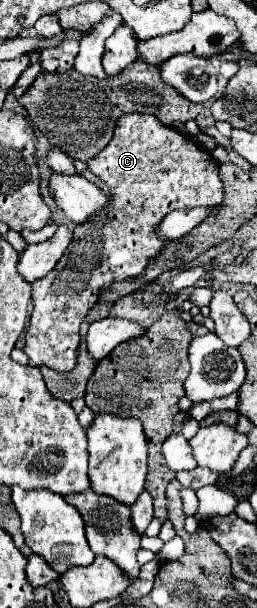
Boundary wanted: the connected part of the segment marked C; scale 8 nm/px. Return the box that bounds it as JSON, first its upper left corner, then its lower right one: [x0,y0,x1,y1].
[24,114,224,372]

